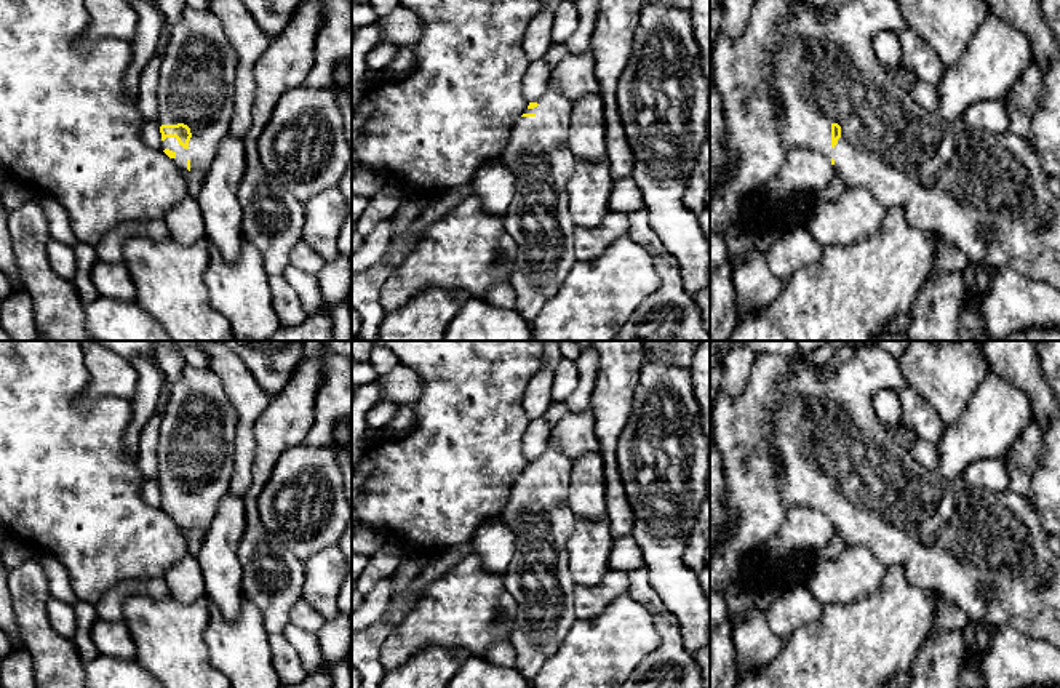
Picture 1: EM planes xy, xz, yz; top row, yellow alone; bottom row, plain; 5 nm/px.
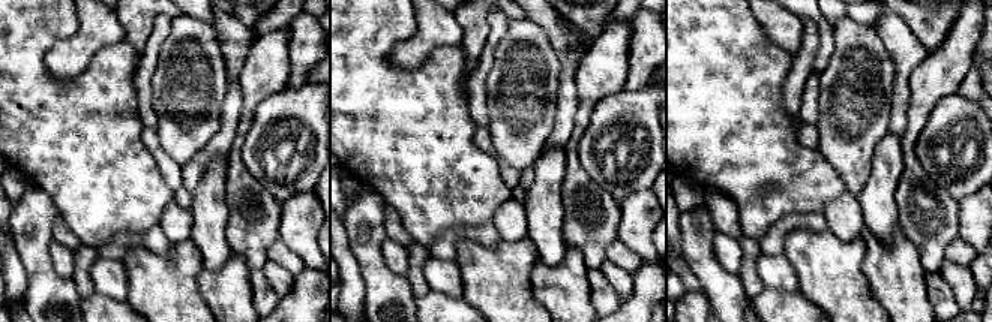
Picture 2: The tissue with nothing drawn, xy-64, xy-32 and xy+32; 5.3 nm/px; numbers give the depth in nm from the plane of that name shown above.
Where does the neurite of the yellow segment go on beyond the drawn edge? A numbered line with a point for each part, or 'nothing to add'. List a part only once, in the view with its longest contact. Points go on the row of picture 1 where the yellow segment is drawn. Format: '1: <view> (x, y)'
1: xy (195, 80)

